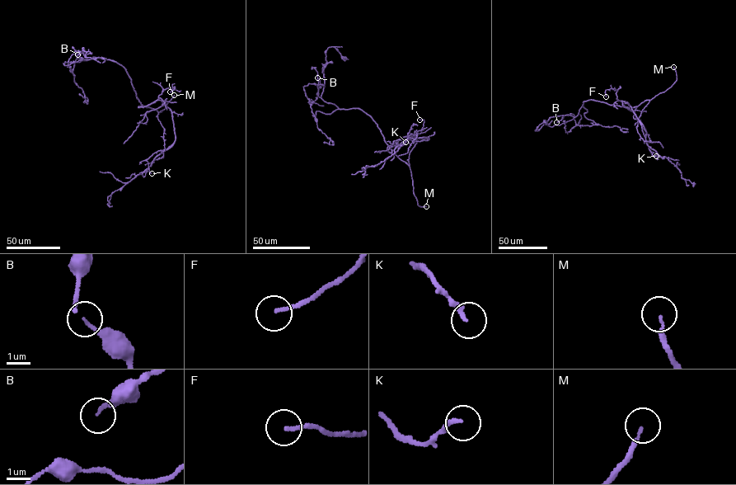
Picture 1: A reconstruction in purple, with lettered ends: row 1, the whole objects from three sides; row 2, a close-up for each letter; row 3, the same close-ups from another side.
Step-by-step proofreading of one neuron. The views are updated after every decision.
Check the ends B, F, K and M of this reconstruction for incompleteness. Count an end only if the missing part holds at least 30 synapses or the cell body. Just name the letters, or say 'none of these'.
M

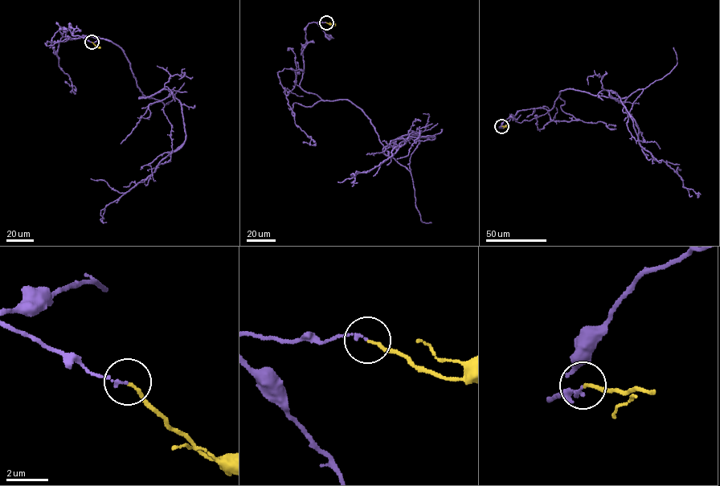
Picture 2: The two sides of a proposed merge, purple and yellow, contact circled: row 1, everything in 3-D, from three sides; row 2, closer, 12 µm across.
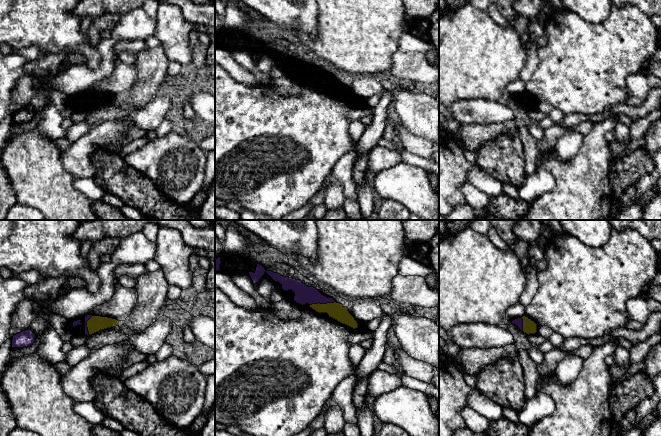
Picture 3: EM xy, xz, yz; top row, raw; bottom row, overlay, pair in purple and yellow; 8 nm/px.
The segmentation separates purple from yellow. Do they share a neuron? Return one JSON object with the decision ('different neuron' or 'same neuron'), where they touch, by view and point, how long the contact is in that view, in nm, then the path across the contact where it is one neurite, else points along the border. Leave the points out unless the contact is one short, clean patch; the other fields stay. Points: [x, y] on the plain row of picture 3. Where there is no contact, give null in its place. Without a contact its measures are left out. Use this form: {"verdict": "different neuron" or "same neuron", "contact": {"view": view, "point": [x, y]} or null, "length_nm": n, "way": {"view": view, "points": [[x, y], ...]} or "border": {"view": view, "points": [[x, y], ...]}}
{"verdict": "same neuron", "contact": {"view": "xz", "point": [322, 79]}, "length_nm": 200}

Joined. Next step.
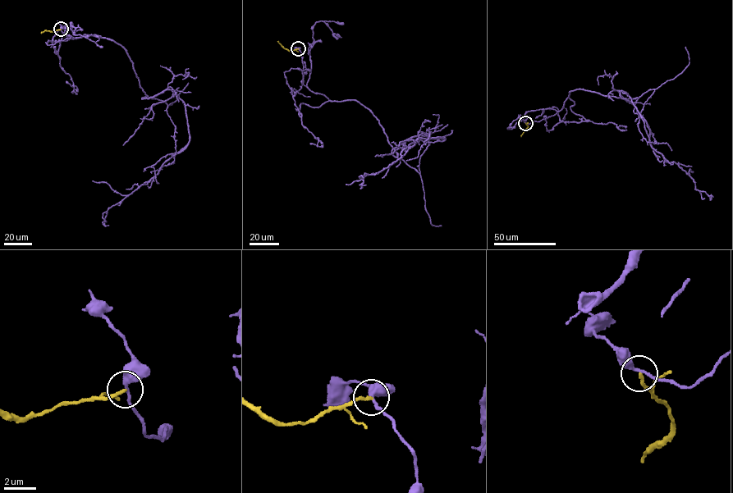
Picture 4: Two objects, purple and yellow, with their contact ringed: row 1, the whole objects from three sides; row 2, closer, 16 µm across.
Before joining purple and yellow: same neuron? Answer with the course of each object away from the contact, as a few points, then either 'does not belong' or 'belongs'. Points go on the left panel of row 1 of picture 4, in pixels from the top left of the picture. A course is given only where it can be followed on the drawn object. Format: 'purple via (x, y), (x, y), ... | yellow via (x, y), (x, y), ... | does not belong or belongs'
purple via (61, 29), (121, 44), (142, 98), (171, 89), (185, 111), (187, 145), (109, 207), (108, 225) | yellow via (61, 29), (41, 33) | does not belong

